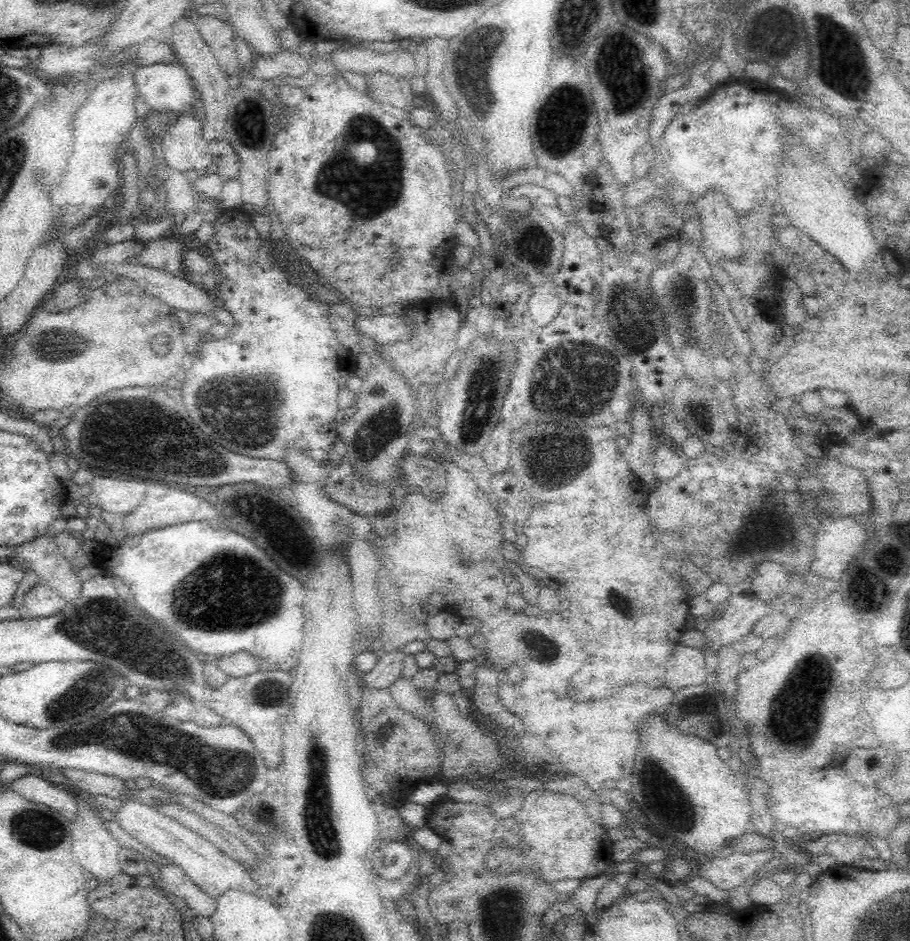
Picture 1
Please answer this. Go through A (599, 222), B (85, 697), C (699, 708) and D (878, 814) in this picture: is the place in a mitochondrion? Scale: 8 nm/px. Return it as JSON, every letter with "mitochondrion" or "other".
{"A":"other","B":"mitochondrion","C":"mitochondrion","D":"other"}

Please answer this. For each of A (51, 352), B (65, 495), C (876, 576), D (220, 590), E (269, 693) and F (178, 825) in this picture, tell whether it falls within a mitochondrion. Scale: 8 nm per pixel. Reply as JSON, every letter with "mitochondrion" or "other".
{"A":"mitochondrion","B":"other","C":"mitochondrion","D":"mitochondrion","E":"mitochondrion","F":"other"}

